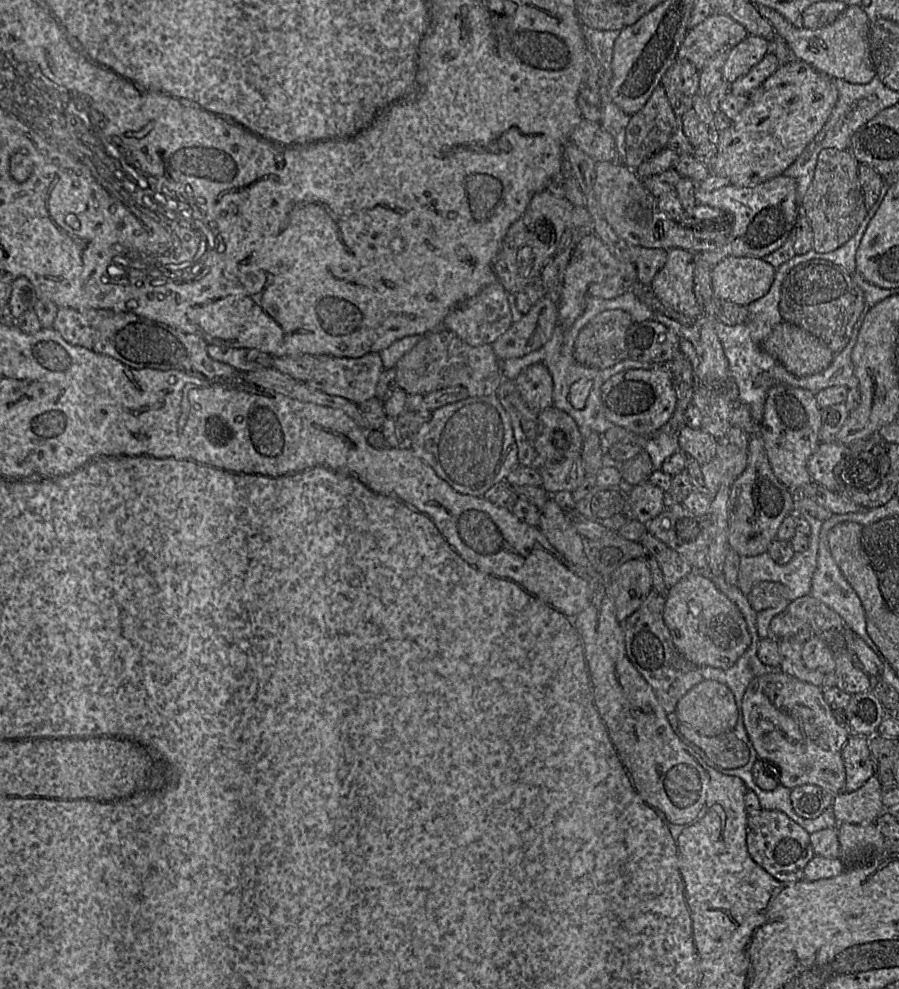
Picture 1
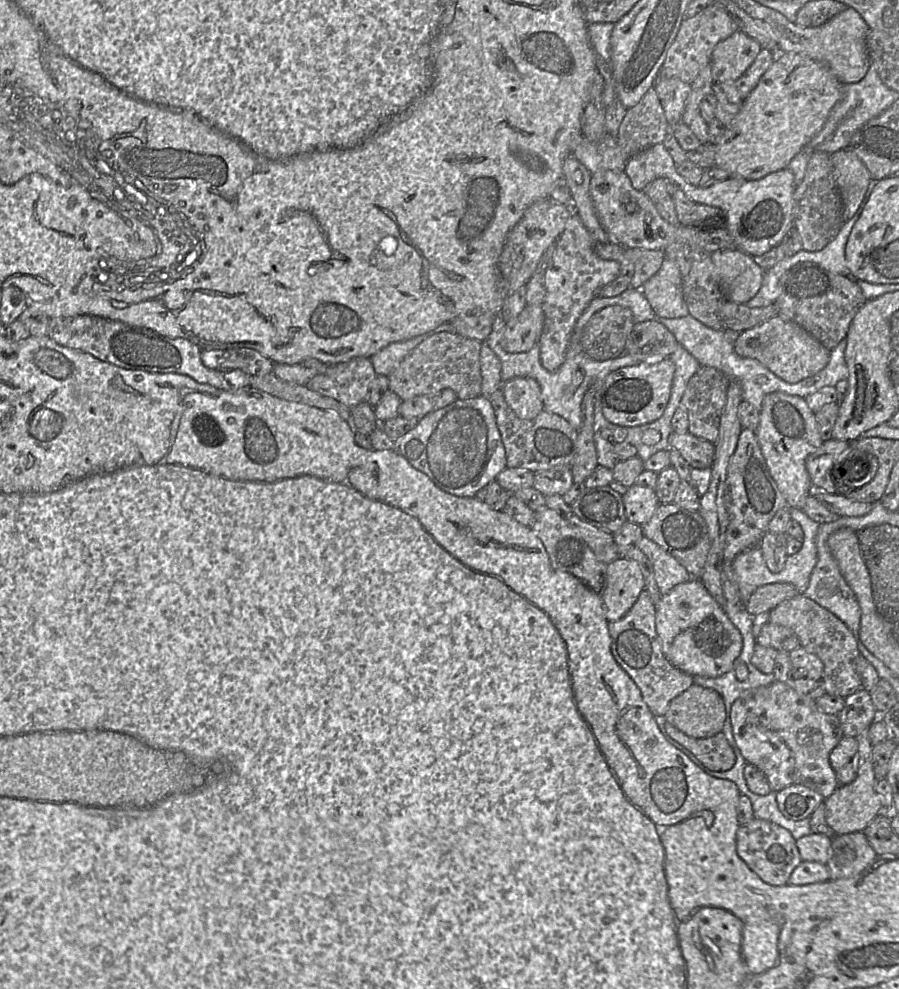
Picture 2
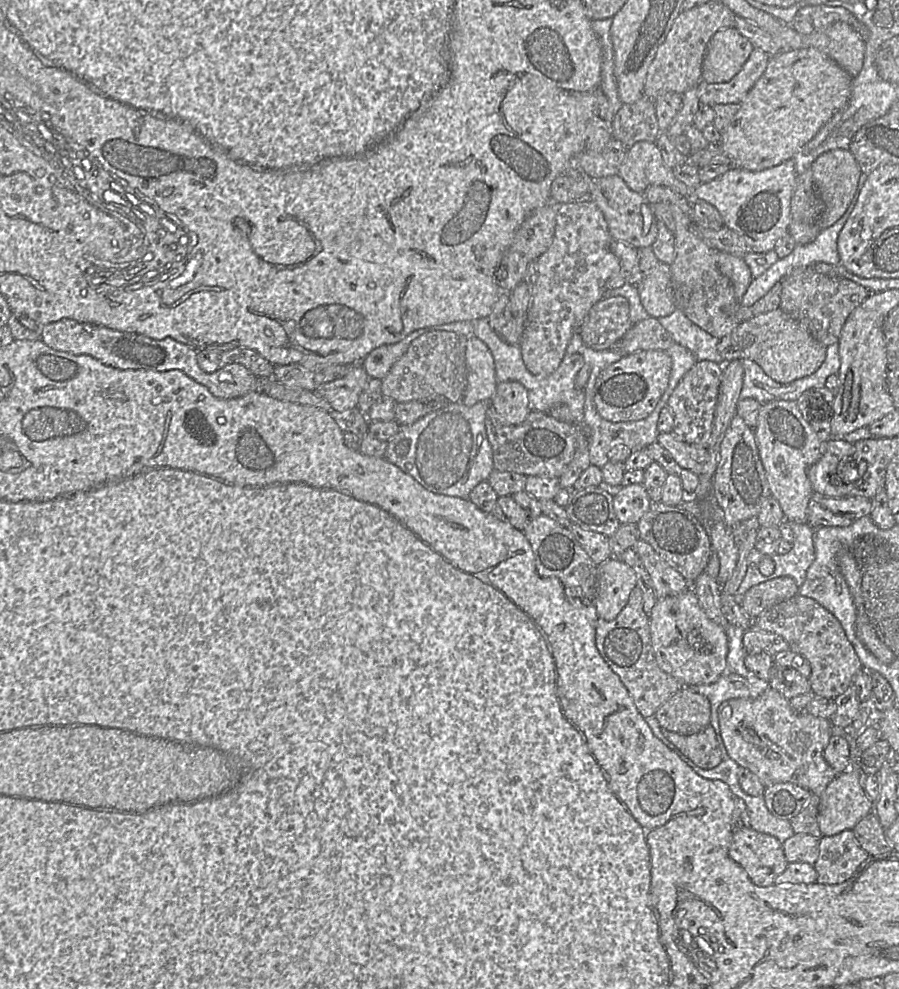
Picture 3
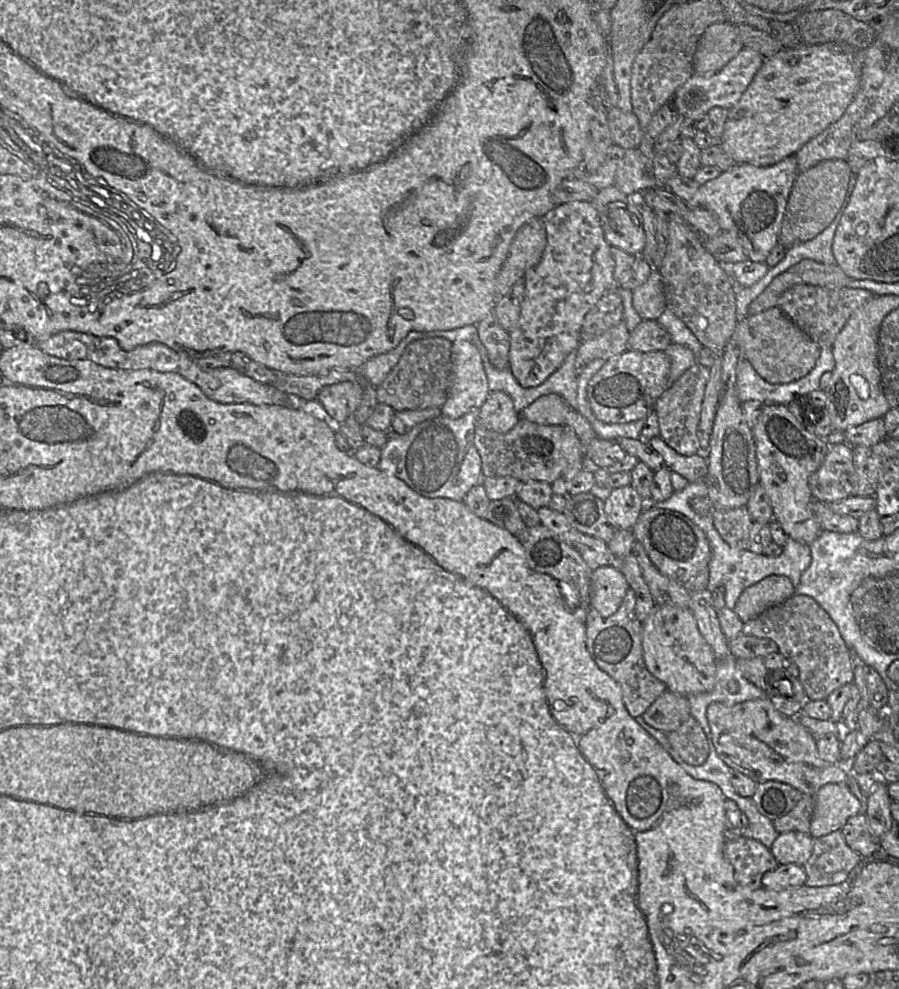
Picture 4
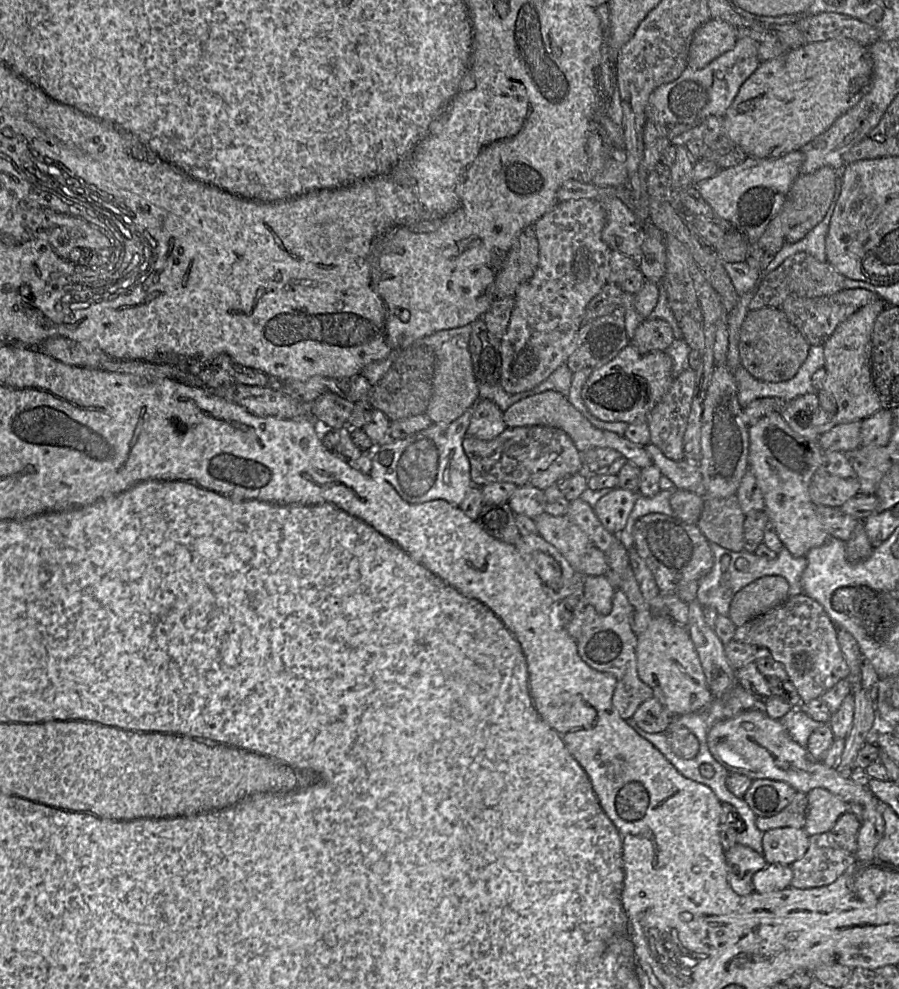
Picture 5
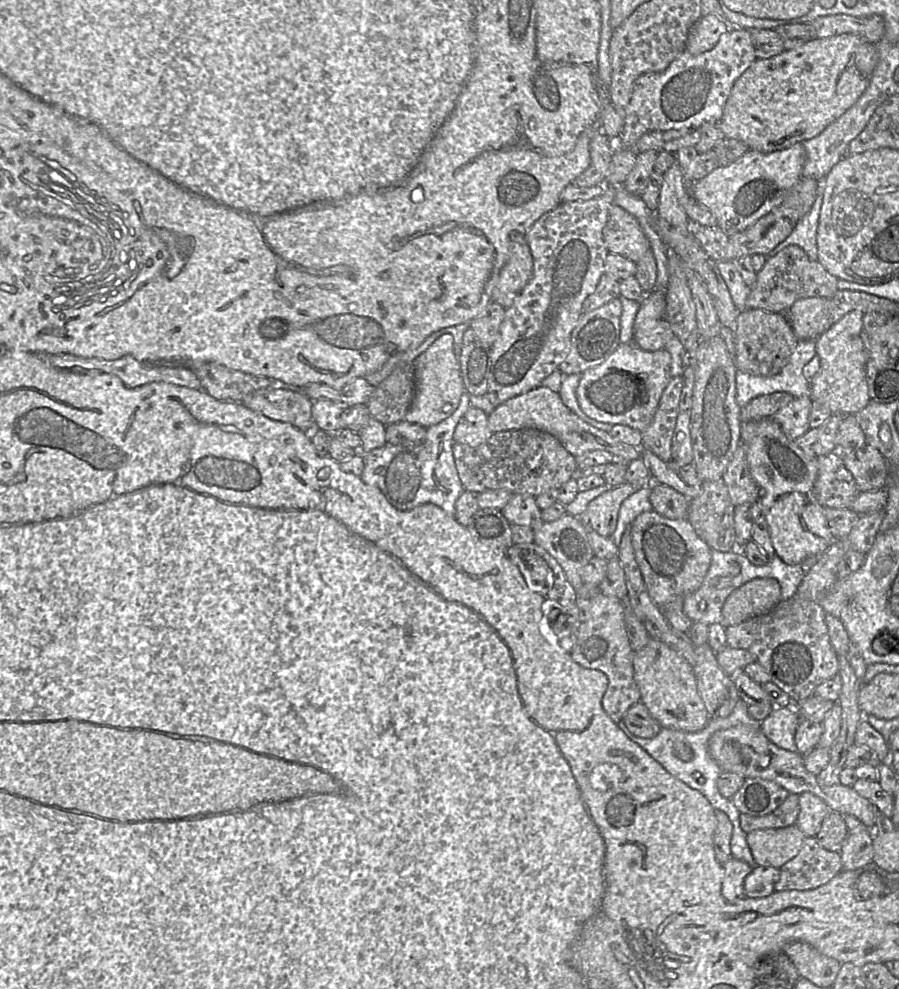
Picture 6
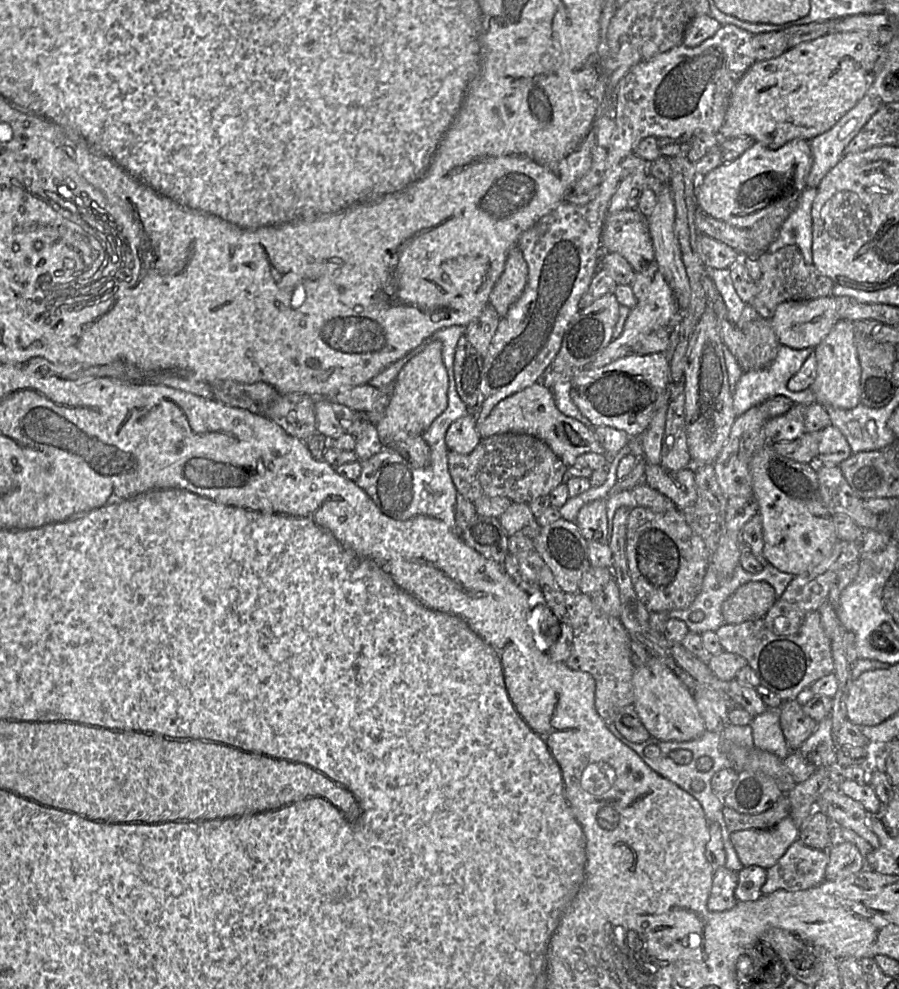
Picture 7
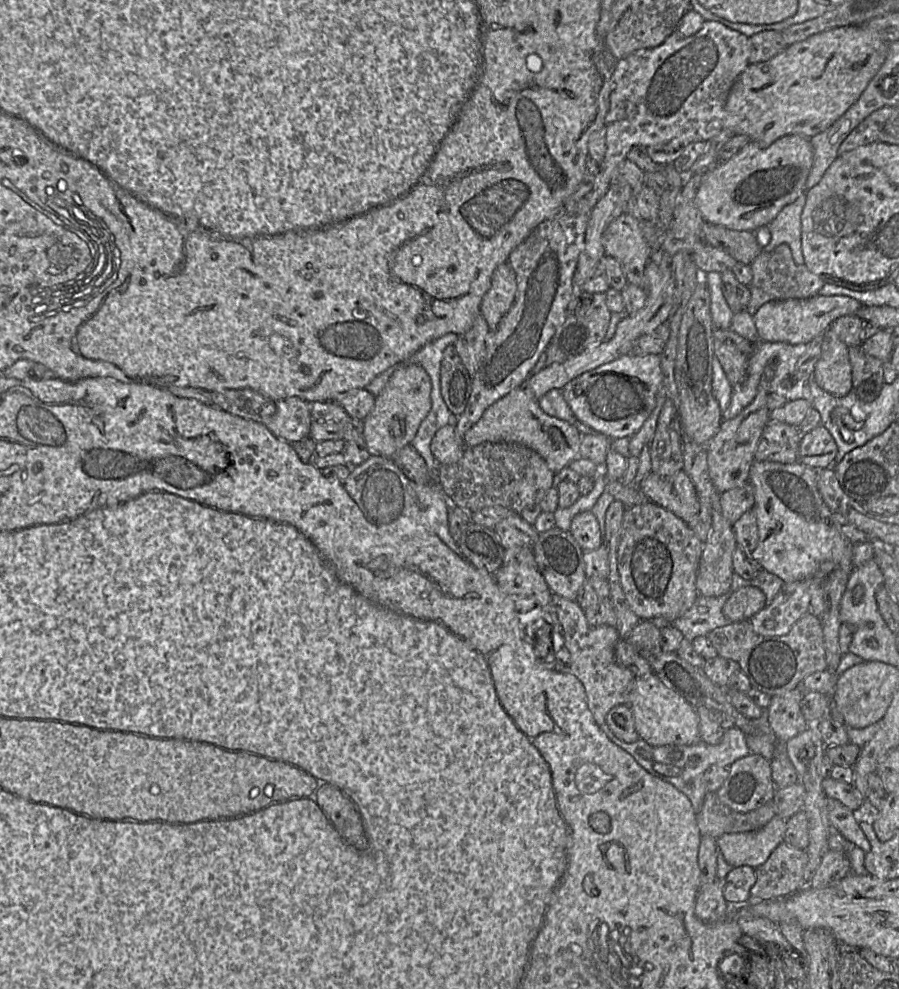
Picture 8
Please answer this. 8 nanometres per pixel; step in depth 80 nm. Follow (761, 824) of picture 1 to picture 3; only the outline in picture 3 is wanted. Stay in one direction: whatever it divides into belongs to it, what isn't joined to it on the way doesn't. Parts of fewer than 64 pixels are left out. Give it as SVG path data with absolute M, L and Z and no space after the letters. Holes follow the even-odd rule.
M745 827L733 833L729 857L739 864L757 886L774 885L787 861L782 842L769 834Z

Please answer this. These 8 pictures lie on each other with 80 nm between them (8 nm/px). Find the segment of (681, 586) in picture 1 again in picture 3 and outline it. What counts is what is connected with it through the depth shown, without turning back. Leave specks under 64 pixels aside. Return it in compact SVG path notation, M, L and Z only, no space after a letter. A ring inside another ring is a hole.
M692 588L678 595L659 599L649 613L649 623L653 653L662 671L681 681L685 687L711 684L720 677L726 666L728 636L721 624L706 616Z

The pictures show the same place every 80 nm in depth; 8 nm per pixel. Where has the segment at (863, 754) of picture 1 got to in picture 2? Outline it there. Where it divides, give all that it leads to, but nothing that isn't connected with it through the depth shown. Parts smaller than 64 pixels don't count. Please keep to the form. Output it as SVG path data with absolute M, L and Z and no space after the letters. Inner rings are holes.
M844 735L831 751L829 760L836 773L839 785L851 783L857 776L859 766L858 741Z

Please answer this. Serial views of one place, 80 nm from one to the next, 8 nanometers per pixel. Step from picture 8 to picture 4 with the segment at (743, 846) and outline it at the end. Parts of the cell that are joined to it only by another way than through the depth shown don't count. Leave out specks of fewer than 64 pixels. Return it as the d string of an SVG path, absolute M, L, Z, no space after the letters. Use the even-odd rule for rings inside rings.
M790 831L779 833L770 851L779 864L803 865L812 855L814 838L808 833Z

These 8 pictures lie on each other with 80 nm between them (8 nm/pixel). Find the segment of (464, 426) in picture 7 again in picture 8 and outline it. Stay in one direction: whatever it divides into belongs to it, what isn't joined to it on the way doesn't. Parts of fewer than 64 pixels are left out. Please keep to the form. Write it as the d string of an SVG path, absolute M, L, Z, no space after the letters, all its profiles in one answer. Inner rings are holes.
M454 424L440 428L431 441L431 452L440 465L457 462L465 448L463 437L456 434Z

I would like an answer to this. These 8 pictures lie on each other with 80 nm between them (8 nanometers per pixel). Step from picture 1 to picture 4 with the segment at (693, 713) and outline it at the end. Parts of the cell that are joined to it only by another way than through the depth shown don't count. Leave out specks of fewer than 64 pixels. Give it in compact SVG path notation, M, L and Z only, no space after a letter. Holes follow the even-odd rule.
M665 691L642 714L642 719L649 726L670 733L692 718L687 696Z

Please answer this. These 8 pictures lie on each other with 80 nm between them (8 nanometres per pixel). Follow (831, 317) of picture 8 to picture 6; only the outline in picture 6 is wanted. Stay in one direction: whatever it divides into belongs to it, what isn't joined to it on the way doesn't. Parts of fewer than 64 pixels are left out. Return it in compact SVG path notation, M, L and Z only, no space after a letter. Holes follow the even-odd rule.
M826 298L797 300L785 313L796 337L801 340L816 340L824 330Z

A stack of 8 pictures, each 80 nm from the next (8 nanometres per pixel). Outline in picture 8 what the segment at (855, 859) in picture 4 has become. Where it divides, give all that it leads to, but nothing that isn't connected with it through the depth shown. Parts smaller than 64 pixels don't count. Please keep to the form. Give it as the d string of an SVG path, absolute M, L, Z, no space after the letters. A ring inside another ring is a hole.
M781 843L764 864L755 868L756 882L750 896L768 900L786 897L804 889L807 863L805 850Z

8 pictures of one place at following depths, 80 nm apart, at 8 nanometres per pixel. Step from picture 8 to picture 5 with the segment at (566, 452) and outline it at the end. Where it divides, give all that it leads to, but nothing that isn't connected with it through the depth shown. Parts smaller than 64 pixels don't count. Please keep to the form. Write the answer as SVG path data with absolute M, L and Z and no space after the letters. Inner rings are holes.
M547 390L539 394L526 397L503 412L503 420L507 428L522 426L550 426L565 431L579 452L591 448L611 448L618 451L627 462L634 463L639 468L653 465L652 459L646 452L644 445L635 444L623 435L595 428L568 400L557 391Z

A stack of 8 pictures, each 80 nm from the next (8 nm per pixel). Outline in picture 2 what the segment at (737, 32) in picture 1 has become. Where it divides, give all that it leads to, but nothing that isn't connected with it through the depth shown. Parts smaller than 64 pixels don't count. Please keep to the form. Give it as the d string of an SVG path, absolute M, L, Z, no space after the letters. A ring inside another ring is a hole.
M717 3L706 7L694 17L685 18L681 23L675 41L668 50L658 78L679 78L688 84L692 84L698 74L710 65L716 45L736 31L738 31L738 26L734 20L725 8Z

